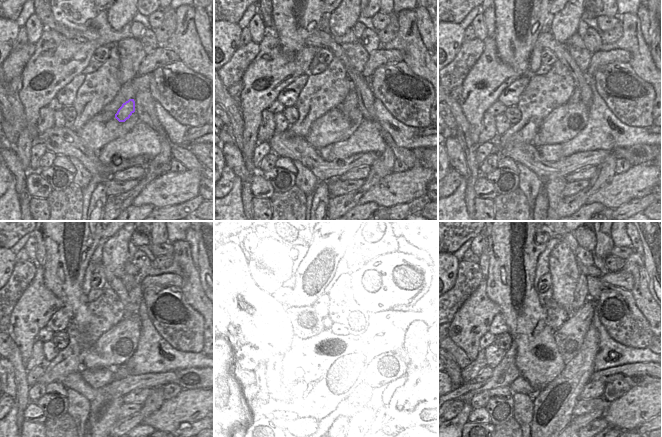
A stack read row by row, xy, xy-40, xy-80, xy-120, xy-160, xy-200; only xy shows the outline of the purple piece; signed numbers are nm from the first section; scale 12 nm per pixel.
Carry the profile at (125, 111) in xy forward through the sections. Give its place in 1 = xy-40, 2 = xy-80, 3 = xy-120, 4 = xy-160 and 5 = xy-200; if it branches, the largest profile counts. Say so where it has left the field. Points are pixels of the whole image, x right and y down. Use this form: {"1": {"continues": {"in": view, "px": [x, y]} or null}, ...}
{"1": {"continues": {"in": "xy-40", "px": [350, 102]}}, "2": {"continues": {"in": "xy-80", "px": [576, 95]}}, "3": {"continues": {"in": "xy-120", "px": [135, 295]}}, "4": {"continues": {"in": "xy-160", "px": [356, 300]}}, "5": {"continues": {"in": "xy-200", "px": [581, 294]}}}

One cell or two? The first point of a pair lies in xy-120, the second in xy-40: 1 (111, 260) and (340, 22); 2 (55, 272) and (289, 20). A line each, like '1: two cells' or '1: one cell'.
1: one cell
2: one cell

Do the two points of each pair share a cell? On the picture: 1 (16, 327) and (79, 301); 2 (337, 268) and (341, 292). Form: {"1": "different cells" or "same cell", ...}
{"1": "different cells", "2": "same cell"}

